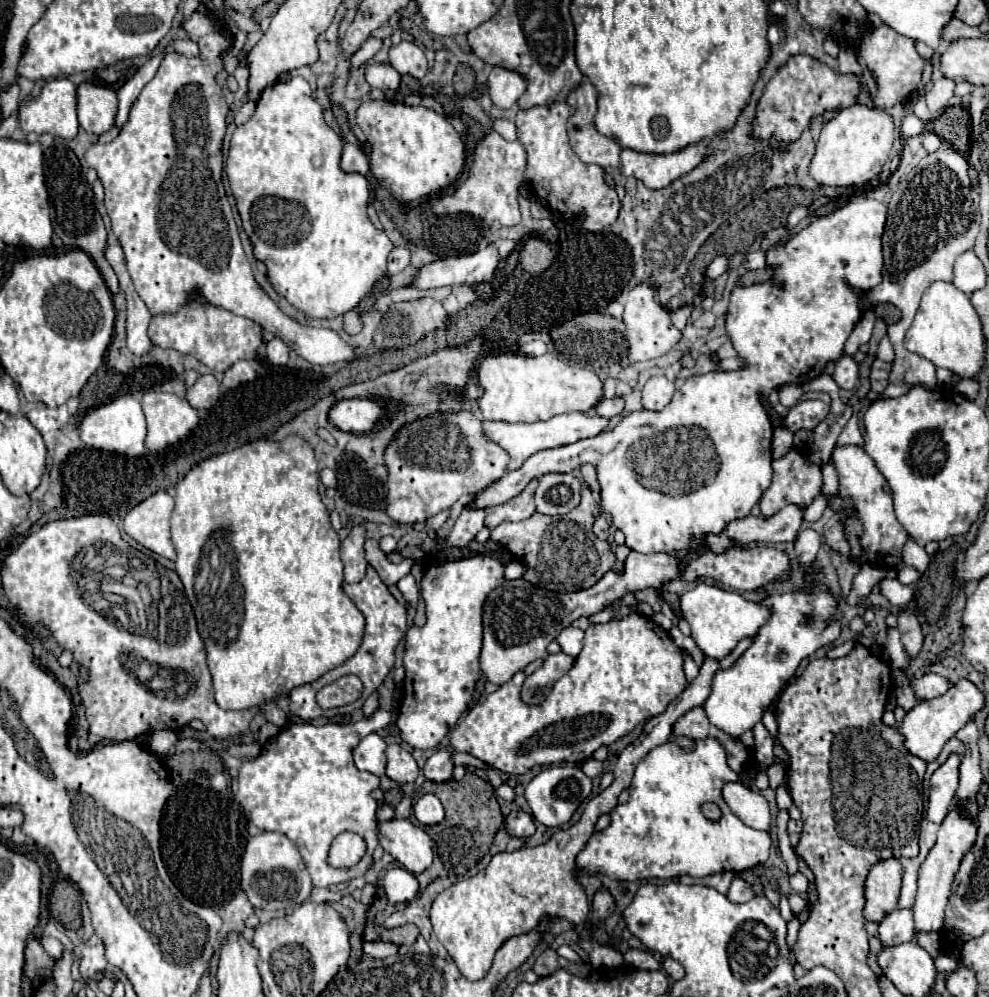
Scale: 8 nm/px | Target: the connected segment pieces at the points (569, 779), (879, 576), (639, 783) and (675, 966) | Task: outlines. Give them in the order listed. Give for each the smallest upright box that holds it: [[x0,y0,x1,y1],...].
[[525,766,593,826],[847,564,887,606],[577,736,771,880],[663,958,685,980]]

